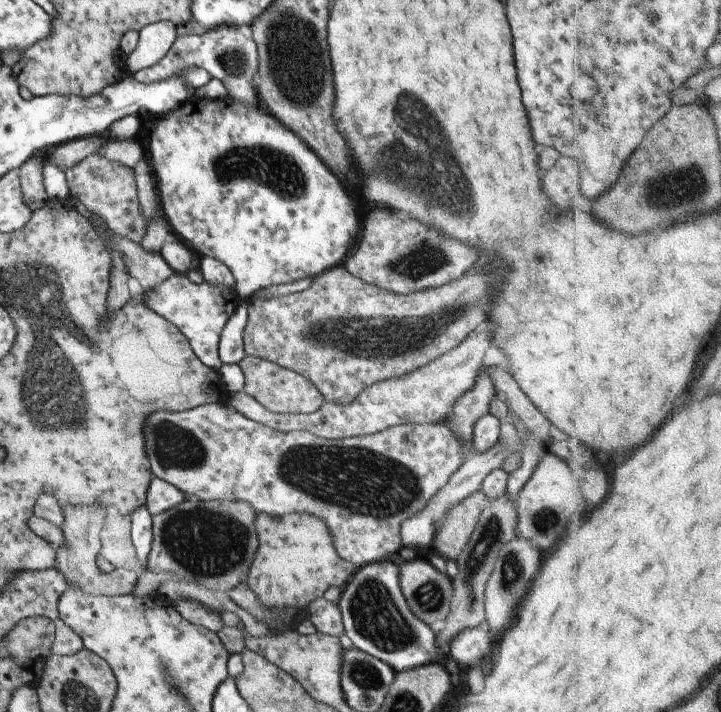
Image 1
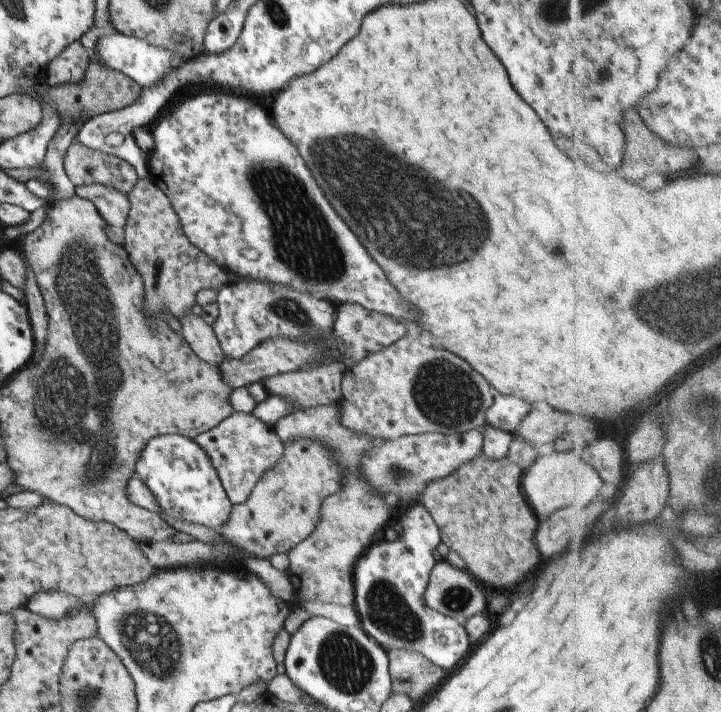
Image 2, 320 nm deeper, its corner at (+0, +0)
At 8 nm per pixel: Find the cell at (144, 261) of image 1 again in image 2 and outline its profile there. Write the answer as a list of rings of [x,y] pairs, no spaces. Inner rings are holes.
[[[190,312],[183,314],[178,321],[179,334],[195,356],[214,366],[224,362],[223,352],[217,344],[211,325],[207,325],[200,316],[195,316]]]

